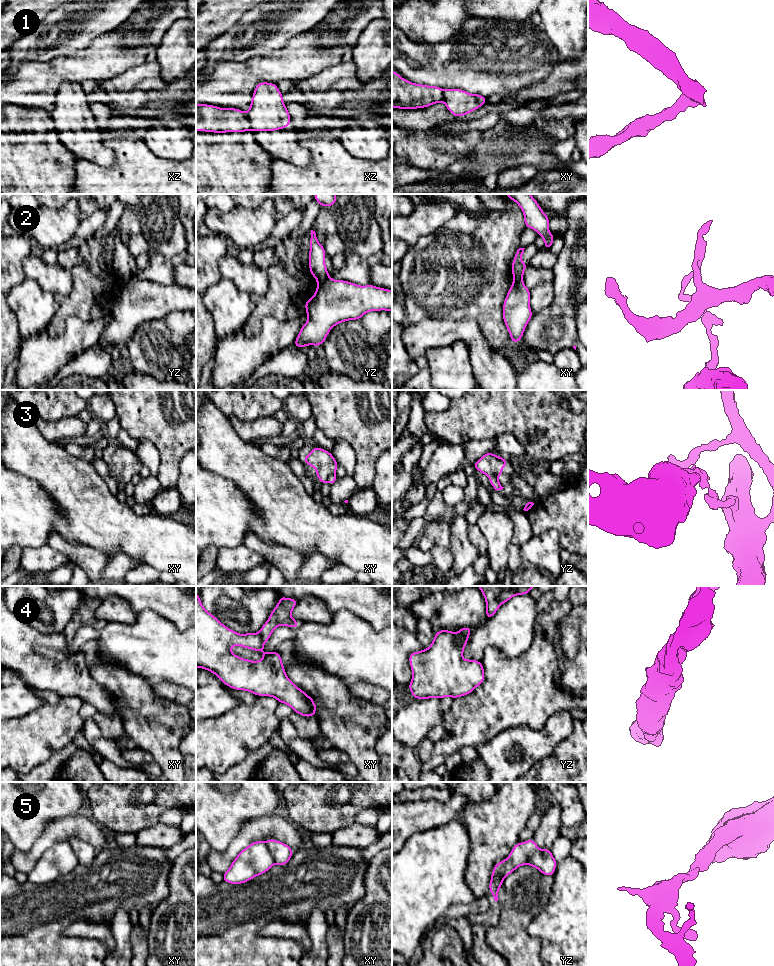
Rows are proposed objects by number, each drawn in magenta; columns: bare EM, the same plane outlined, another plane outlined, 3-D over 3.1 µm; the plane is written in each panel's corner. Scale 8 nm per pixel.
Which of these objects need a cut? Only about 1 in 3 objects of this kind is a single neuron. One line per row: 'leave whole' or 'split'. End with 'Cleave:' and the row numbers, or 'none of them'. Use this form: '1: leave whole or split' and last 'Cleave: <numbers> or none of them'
1: split
2: split
3: split
4: split
5: split
Cleave: 1, 2, 3, 4, 5

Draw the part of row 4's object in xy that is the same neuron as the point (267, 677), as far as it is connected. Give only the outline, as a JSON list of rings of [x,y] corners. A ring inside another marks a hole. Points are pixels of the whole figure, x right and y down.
[[[196,592],[196,668],[215,674],[223,684],[234,690],[248,691],[256,696],[274,697],[301,716],[316,716],[317,706],[313,698],[288,678],[280,654],[277,651],[267,653],[263,647],[264,643],[259,633],[239,634],[229,629],[203,607]],[[233,645],[260,651],[263,658],[259,661],[241,658],[231,651]]]

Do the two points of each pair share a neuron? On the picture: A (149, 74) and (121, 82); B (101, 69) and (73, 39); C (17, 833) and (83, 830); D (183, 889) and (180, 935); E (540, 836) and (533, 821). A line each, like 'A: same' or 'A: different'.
A: same
B: different
C: different
D: same
E: different

